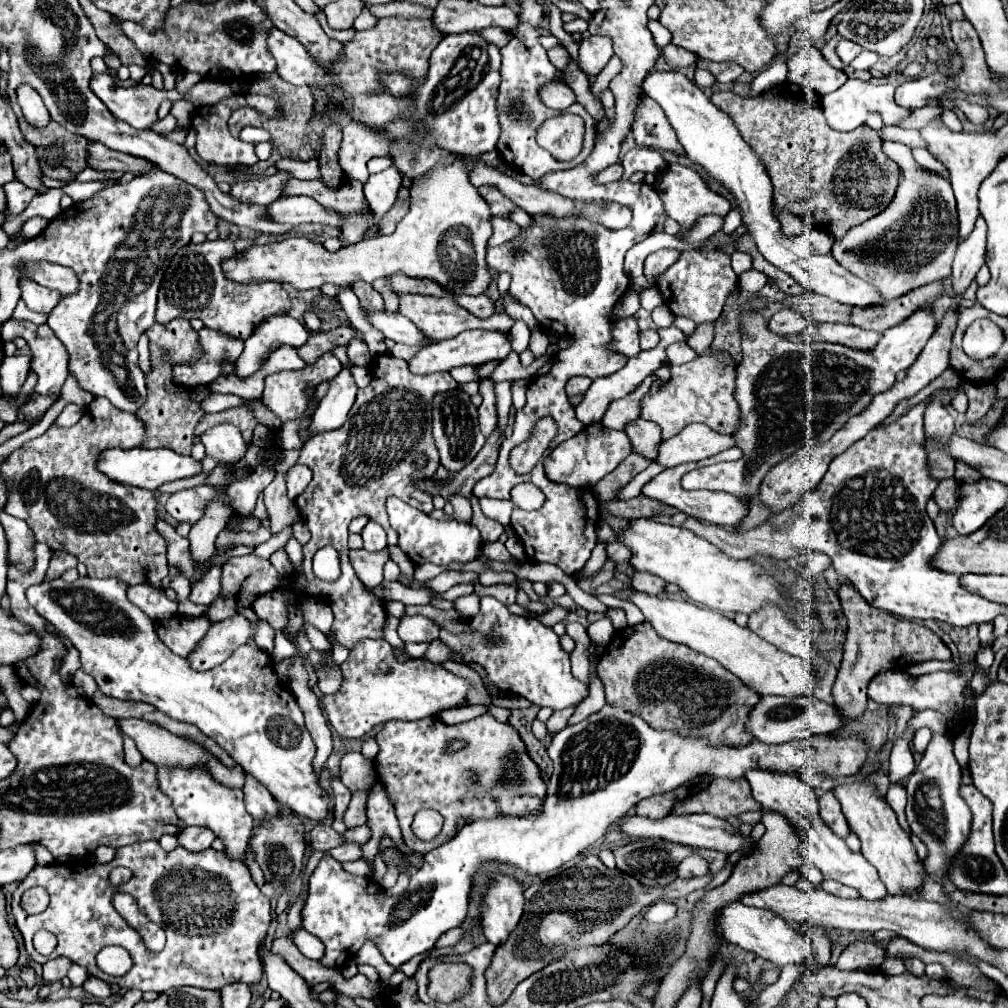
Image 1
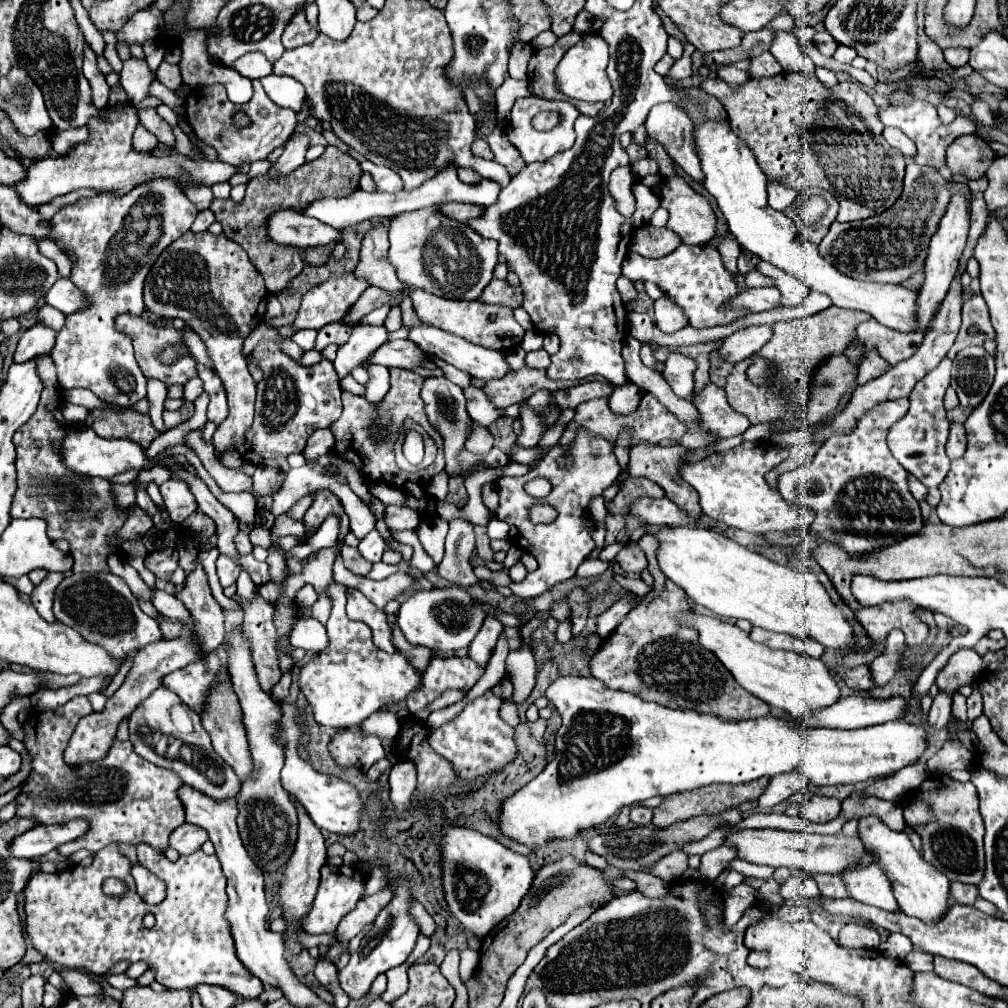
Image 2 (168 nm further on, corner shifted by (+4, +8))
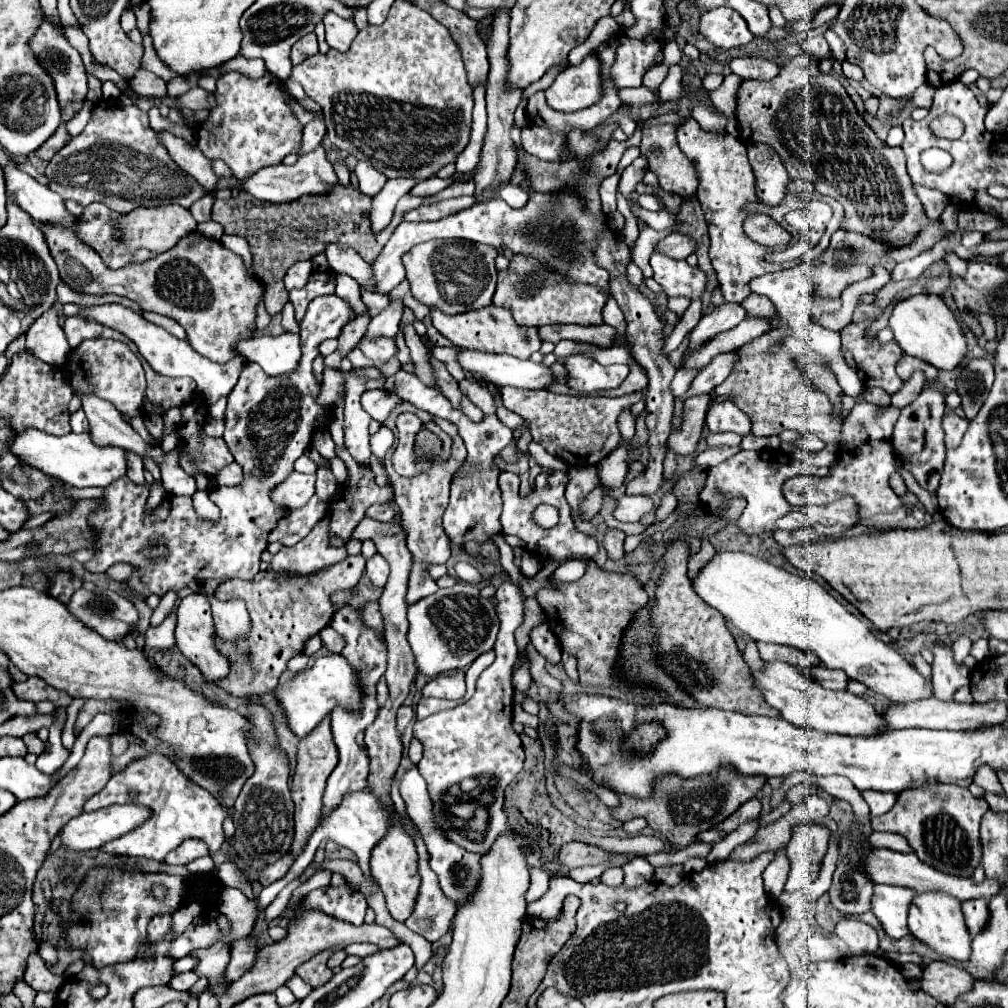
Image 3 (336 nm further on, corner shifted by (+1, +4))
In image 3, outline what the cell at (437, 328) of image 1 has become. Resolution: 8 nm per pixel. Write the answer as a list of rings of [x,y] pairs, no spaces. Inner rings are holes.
[[[494,304],[482,310],[474,310],[474,312],[466,312],[458,316],[446,316],[438,312],[438,308],[432,308],[430,316],[432,316],[432,324],[436,326],[436,330],[442,336],[446,336],[454,346],[474,348],[478,352],[488,352],[488,354],[510,354],[520,360],[528,360],[530,354],[540,350],[542,346],[542,340],[536,328],[518,326],[514,318],[510,316],[510,312],[506,312],[506,308],[498,308]]]

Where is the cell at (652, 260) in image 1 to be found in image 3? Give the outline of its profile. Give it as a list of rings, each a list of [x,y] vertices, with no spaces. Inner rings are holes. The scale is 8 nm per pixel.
[[[674,232],[668,238],[664,238],[656,250],[662,250],[666,256],[674,256],[674,258],[688,258],[690,254],[694,254],[698,248],[696,240],[692,240],[688,234],[682,232]]]

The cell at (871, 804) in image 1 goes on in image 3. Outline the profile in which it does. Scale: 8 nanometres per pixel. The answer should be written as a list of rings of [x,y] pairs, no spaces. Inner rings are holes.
[[[940,892],[916,894],[914,904],[910,906],[908,928],[910,928],[910,934],[916,940],[920,940],[928,950],[932,950],[942,960],[950,960],[950,962],[964,966],[972,956],[972,946],[970,946],[972,936],[966,928],[964,914],[960,910],[960,902],[954,900],[952,896],[946,896],[946,894],[940,894]]]

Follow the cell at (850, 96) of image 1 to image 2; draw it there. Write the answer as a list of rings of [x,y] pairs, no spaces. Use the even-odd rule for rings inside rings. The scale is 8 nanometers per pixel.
[[[907,89],[895,90],[889,96],[889,104],[885,108],[881,108],[877,112],[879,120],[883,122],[883,126],[897,126],[899,130],[903,130],[915,144],[917,144],[917,158],[915,162],[919,164],[929,164],[933,168],[939,168],[945,164],[945,148],[961,134],[973,134],[975,128],[971,122],[967,122],[963,116],[957,114],[957,118],[951,124],[941,124],[935,106],[929,106],[927,100],[913,100],[912,95]]]

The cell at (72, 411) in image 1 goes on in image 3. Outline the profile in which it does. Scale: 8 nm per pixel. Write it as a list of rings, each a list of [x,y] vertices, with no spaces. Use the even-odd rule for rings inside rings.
[[[76,410],[74,414],[70,414],[70,424],[74,432],[88,432],[88,420],[82,410]]]

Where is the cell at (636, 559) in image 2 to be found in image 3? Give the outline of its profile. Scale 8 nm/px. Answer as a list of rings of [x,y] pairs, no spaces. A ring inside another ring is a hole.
[[[608,530],[606,532],[606,536],[604,536],[604,548],[608,552],[608,558],[620,560],[624,556],[624,550],[622,550],[624,538],[626,538],[626,534],[622,530]]]

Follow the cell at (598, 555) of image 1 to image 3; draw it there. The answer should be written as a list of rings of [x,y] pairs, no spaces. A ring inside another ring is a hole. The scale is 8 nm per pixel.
[[[618,448],[614,450],[610,456],[606,456],[606,460],[602,460],[598,464],[598,472],[600,472],[600,480],[604,488],[618,488],[624,484],[628,468],[626,468],[626,448]]]

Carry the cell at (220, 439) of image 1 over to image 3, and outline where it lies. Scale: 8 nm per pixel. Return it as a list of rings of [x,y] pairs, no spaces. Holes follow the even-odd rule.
[[[64,304],[62,306],[66,316],[82,316],[82,318],[92,318],[98,320],[104,326],[110,326],[122,334],[126,334],[130,340],[134,340],[134,344],[138,346],[140,354],[148,360],[148,364],[162,376],[184,376],[188,374],[196,384],[198,384],[198,392],[202,394],[204,402],[208,406],[212,406],[218,398],[228,396],[232,392],[232,388],[236,386],[240,372],[246,366],[246,360],[242,356],[236,356],[234,360],[226,362],[226,364],[214,364],[212,360],[206,360],[202,354],[198,354],[186,340],[178,340],[176,336],[172,336],[170,332],[166,332],[162,326],[156,326],[152,322],[148,322],[146,318],[142,318],[138,312],[122,306],[122,304],[104,304],[104,306],[76,306],[76,304]]]

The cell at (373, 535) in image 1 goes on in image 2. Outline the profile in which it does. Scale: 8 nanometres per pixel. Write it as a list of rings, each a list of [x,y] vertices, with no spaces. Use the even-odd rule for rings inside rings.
[[[371,530],[371,532],[359,542],[357,548],[359,548],[359,552],[361,552],[369,562],[375,564],[375,562],[381,560],[381,556],[383,556],[387,544],[385,544],[385,540],[381,538],[379,530]]]

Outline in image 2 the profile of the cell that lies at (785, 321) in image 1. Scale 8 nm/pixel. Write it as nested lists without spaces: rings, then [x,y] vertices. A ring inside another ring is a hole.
[[[761,324],[761,326],[751,326],[751,328],[741,328],[733,334],[729,334],[723,340],[721,346],[721,358],[735,364],[745,358],[751,358],[755,352],[759,352],[767,340],[773,336],[773,326],[771,324]]]

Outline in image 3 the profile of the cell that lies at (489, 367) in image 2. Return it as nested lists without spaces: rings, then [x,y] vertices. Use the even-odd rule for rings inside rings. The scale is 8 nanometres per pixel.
[[[462,350],[458,352],[458,362],[464,370],[484,374],[490,384],[500,388],[508,384],[524,390],[544,390],[554,384],[552,370],[532,360]]]

